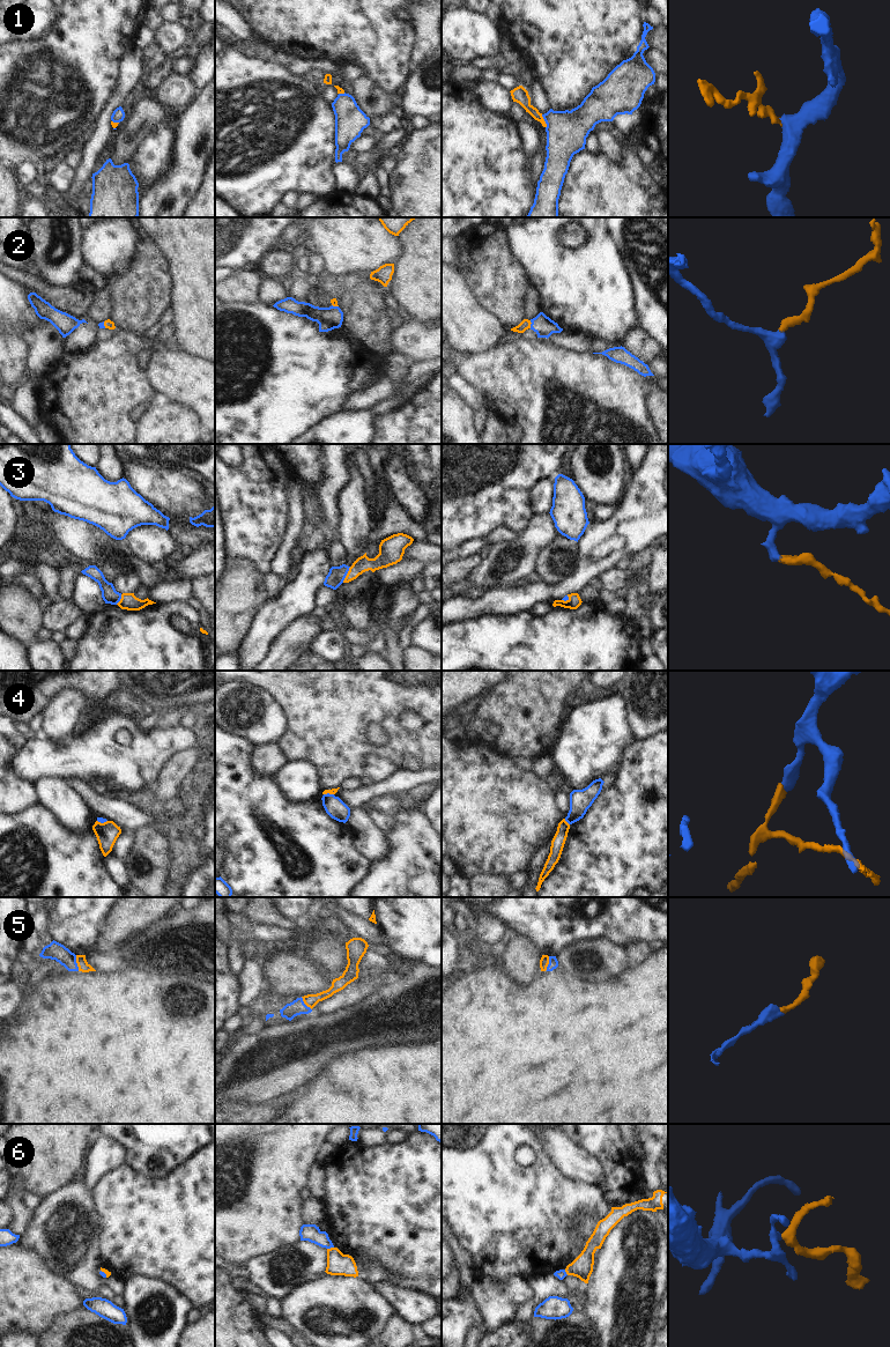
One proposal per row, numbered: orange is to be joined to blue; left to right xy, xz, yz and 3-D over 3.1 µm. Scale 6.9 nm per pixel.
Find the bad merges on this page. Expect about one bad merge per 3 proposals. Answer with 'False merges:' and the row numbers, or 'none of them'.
False merges: 4, 6

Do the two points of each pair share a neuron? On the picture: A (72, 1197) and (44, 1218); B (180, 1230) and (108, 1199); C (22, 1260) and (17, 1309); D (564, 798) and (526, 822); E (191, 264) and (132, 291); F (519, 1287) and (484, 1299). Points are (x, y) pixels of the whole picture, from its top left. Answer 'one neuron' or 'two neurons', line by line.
A: one neuron
B: one neuron
C: one neuron
D: two neurons
E: two neurons
F: one neuron

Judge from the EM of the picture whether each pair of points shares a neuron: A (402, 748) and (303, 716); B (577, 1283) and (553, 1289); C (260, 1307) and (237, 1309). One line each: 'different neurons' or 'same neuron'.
A: same neuron
B: different neurons
C: different neurons

